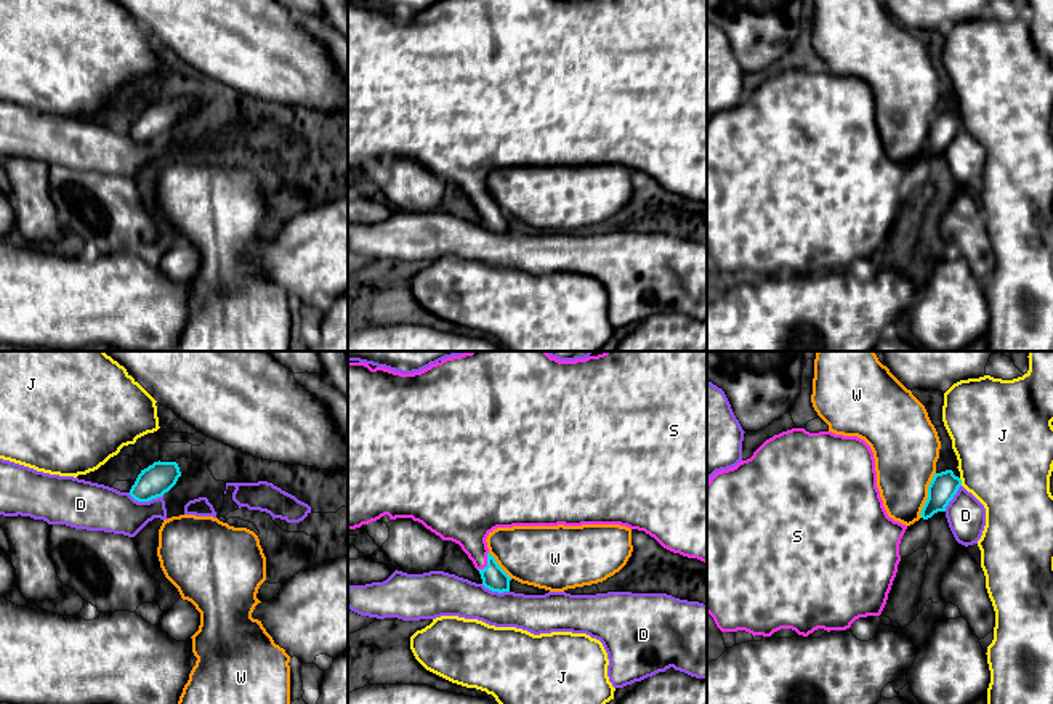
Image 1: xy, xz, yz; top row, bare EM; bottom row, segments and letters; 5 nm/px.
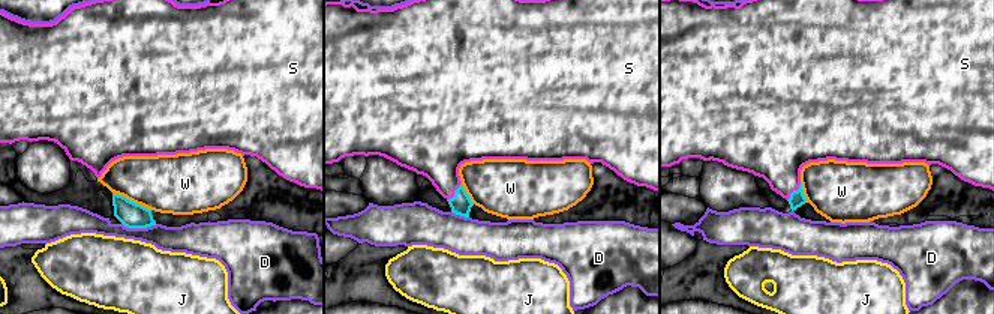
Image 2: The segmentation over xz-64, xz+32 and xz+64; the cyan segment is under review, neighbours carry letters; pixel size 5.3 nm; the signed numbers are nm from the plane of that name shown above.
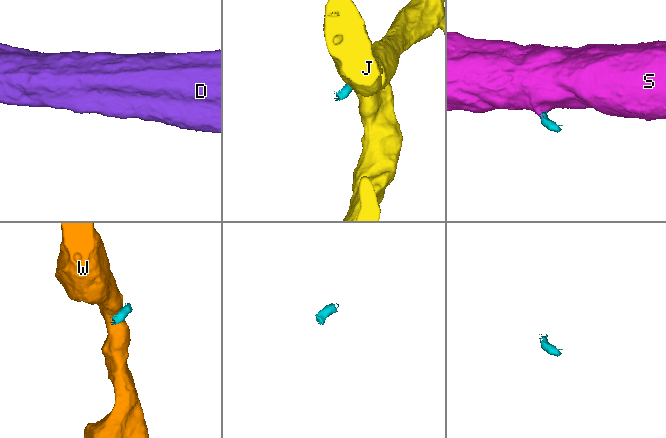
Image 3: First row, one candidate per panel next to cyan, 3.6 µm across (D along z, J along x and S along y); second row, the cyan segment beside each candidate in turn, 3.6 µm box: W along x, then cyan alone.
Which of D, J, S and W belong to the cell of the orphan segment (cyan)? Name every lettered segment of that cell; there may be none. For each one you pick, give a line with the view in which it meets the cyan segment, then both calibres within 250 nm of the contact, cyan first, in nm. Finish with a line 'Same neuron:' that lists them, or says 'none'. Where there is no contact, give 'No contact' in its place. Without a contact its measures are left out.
S: Touches cyan in xz. Thickness 120 nm (cyan) against 260 nm
Same neuron: S

